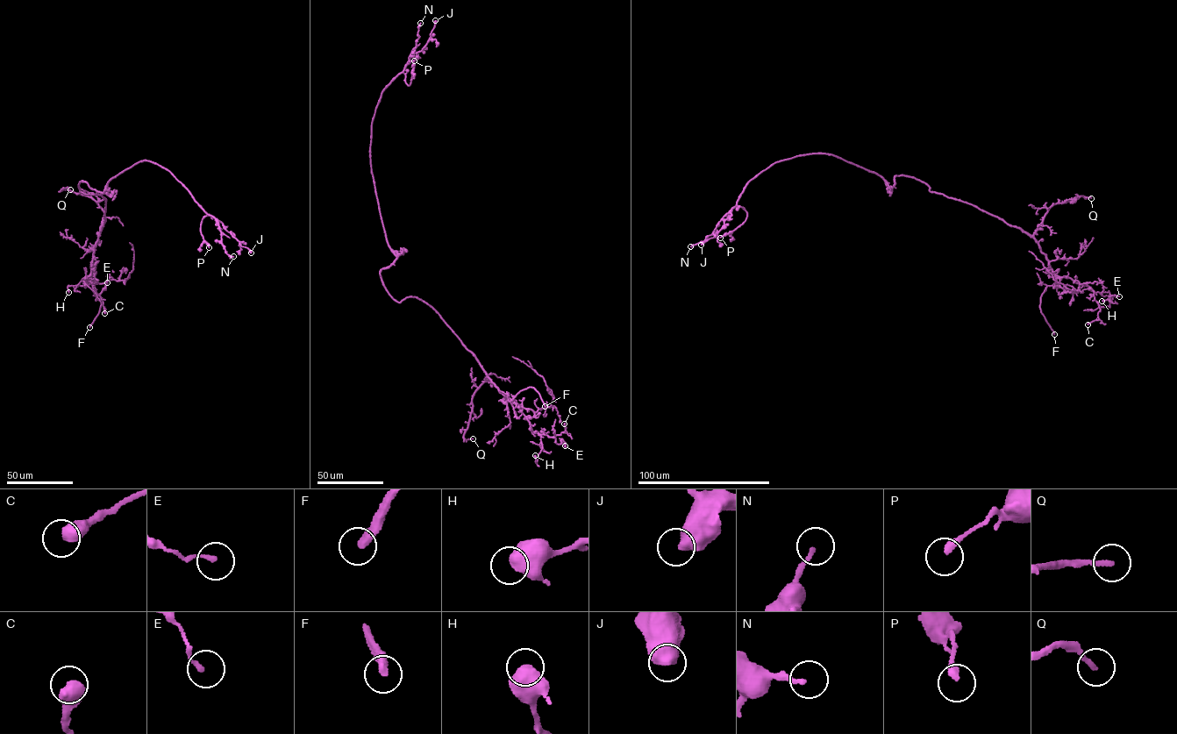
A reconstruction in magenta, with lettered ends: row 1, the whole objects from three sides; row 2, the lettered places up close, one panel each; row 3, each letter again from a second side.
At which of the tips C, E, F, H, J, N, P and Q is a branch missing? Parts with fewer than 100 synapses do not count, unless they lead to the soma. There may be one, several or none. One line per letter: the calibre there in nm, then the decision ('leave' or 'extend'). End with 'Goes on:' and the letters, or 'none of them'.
C: 600 nm thick; leave
E: 170 nm thick; leave
F: 400 nm thick; extend
H: 650 nm thick; leave
J: 600 nm thick; leave
N: 160 nm thick; leave
P: 300 nm thick; leave
Q: 190 nm thick; leave
Goes on: F

